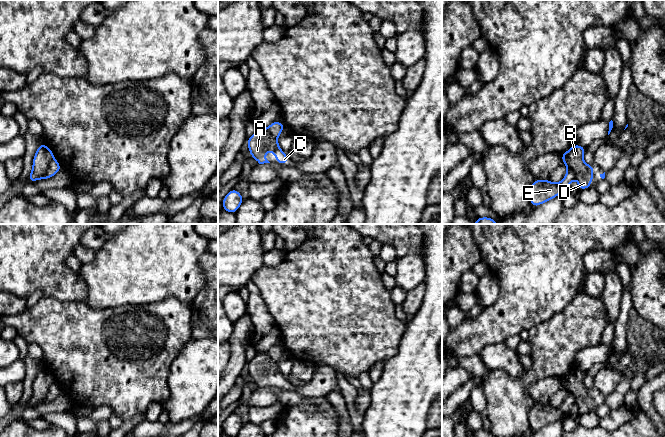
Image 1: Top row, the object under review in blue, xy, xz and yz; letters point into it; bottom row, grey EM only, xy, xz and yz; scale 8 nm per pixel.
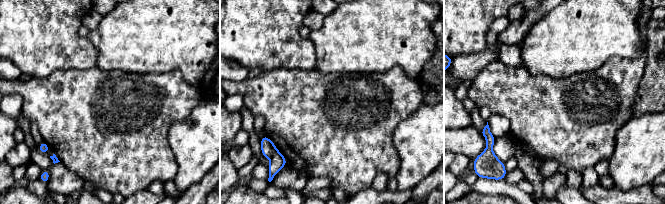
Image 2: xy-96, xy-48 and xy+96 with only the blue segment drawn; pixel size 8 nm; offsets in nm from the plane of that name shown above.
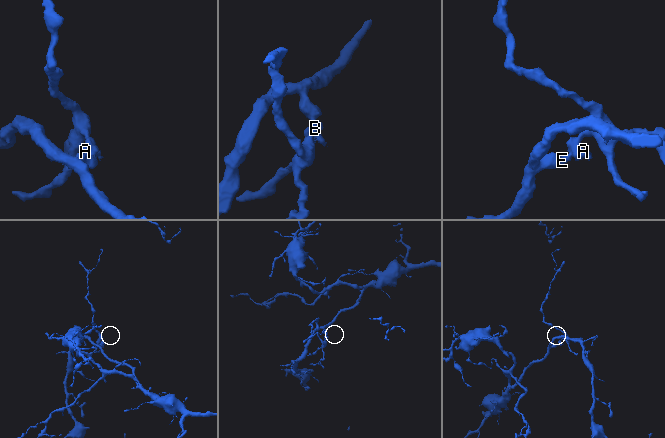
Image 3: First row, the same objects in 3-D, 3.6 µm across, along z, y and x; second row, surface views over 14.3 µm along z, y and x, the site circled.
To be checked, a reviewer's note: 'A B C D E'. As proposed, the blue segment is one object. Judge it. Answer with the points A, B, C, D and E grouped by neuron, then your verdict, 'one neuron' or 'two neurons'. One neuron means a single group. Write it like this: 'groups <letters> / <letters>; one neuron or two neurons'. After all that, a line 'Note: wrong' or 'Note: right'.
groups A B C D / E; two neurons
Note: wrong

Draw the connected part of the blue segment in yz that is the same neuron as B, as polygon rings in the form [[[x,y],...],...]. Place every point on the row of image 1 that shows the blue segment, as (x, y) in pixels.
[[[574,144],[561,156],[563,164],[570,167],[575,173],[575,179],[578,181],[579,191],[591,188],[591,181],[594,178],[593,171],[595,166],[584,162],[583,156],[587,147]]]

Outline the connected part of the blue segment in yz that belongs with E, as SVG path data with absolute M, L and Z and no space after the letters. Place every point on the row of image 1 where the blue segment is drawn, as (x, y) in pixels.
M567 167L567 173L559 183L553 183L549 179L536 179L529 187L529 200L533 207L539 205L561 195L564 191L569 190L570 182L575 179L574 171Z

